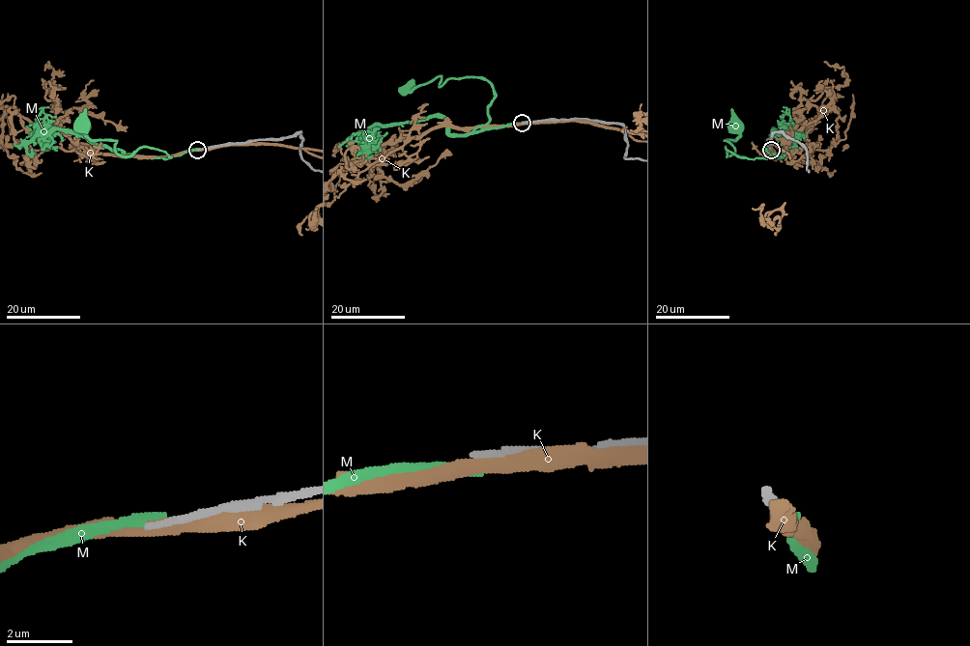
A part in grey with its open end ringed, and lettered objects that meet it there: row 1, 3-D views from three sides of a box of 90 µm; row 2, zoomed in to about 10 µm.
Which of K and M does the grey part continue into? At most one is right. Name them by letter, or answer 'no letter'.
no letter

